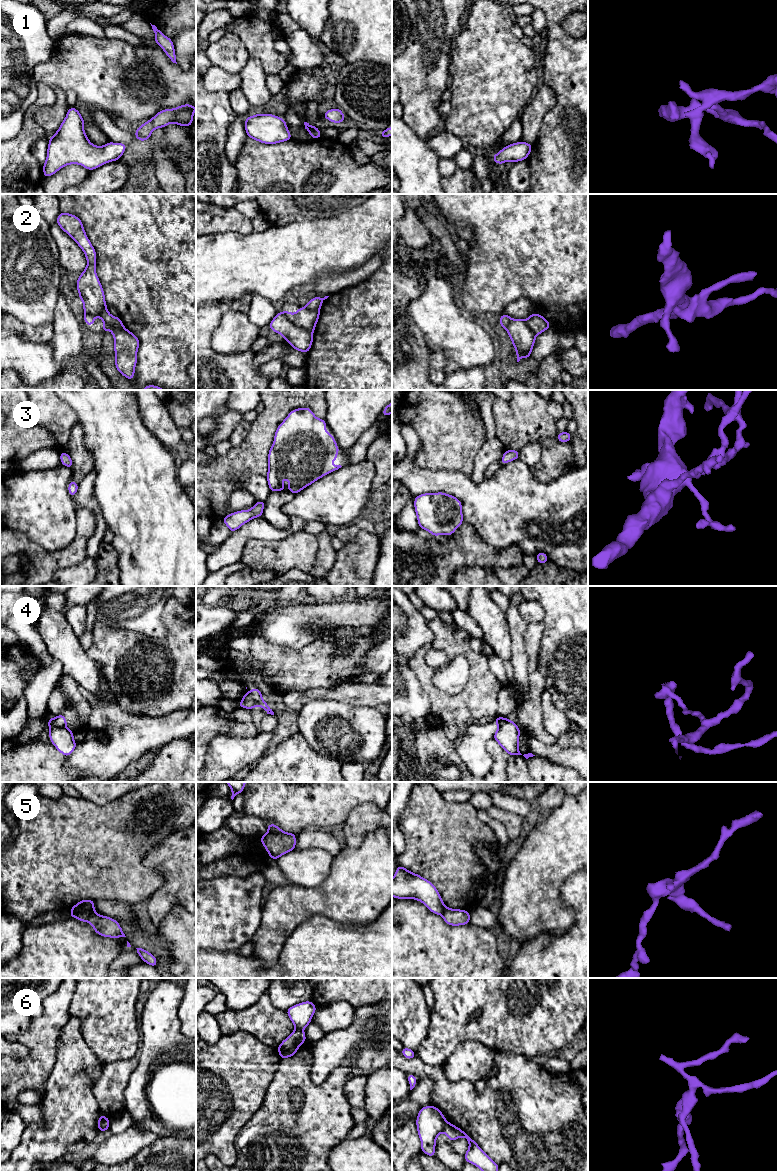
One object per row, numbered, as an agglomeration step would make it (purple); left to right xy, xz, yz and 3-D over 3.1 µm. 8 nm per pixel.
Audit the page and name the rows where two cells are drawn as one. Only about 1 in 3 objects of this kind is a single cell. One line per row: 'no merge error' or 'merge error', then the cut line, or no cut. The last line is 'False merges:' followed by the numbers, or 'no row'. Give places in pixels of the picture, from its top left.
1: no merge error; cut none
2: merge error; cut xz (287, 317), (298, 326), (306, 328), (312, 333)
3: no merge error; cut none
4: merge error; cut xz (246, 693), (253, 696), (258, 705)
5: merge error; cut xy (70, 910), (94, 911)
6: merge error; cut yz (447, 1122), (442, 1131)
False merges: 2, 4, 5, 6

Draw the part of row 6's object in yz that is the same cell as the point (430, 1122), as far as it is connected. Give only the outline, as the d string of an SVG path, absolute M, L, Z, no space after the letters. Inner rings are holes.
M435 1106L420 1108L416 1126L421 1141L421 1151L435 1157L435 1146L438 1135L443 1132L447 1120L443 1113Z

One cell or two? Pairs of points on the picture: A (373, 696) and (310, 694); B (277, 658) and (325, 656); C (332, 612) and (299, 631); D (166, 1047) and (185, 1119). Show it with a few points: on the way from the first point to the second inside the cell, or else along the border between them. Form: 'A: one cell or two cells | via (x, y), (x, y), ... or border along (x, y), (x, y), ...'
A: one cell | via (357, 694), (326, 694)
B: one cell | via (289, 658), (313, 658)
C: one cell | via (324, 615), (313, 617), (307, 623)
D: one cell | via (171, 1065), (172, 1069), (182, 1079), (182, 1101)

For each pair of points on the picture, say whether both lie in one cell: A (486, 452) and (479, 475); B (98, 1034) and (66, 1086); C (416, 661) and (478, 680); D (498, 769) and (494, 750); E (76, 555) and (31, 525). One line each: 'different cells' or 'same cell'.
A: same cell
B: different cells
C: same cell
D: same cell
E: different cells

